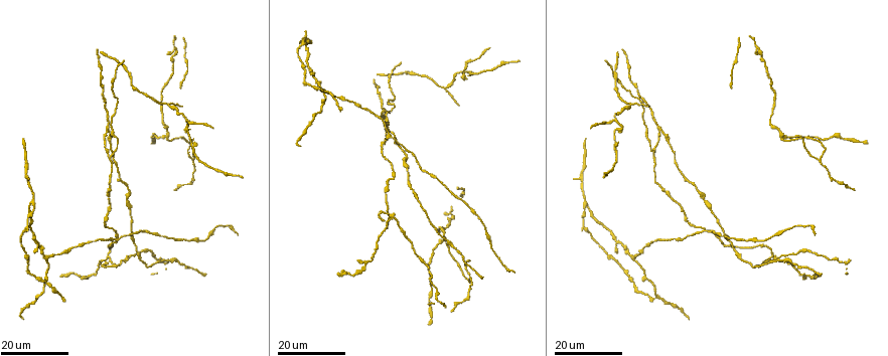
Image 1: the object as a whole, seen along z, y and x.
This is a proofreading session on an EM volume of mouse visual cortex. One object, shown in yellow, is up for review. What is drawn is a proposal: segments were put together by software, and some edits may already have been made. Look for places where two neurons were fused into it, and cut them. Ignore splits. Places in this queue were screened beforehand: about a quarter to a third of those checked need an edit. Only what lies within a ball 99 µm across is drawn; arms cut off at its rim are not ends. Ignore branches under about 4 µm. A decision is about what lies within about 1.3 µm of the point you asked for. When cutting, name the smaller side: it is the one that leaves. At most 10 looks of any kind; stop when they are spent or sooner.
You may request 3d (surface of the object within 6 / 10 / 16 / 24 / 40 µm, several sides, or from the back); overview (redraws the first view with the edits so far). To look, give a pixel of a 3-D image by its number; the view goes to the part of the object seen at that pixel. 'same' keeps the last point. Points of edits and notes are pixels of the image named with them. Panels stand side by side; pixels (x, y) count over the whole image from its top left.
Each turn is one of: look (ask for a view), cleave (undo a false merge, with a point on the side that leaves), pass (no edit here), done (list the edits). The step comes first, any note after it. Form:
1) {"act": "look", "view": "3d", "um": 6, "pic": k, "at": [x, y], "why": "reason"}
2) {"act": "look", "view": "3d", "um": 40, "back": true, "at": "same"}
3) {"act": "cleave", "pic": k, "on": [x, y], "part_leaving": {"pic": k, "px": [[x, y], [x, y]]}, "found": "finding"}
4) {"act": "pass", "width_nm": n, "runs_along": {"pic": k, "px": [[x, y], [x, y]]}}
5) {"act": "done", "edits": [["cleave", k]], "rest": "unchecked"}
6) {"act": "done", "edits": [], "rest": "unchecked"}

{"act": "look", "view": "3d", "um": 16, "pic": 1, "at": [820, 159]}

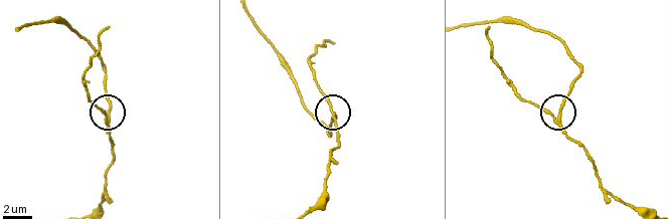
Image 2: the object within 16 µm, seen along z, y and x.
{"act": "look", "view": "3d", "um": 10, "pic": 2, "at": [108, 117]}

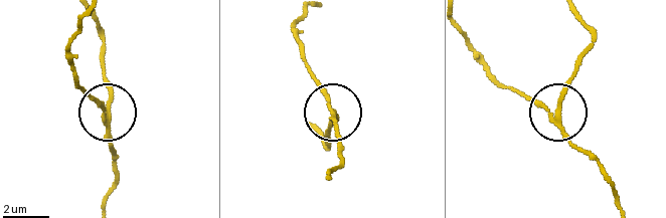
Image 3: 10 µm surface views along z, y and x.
{"act": "cleave", "pic": 3, "on": [92, 98], "arms": 3, "part_leaving": {"pic": 3, "px": [[108, 117], [114, 178], [102, 207]]}, "found": "two neurons meet here"}

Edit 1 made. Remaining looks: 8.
{"act": "look", "view": "overview"}

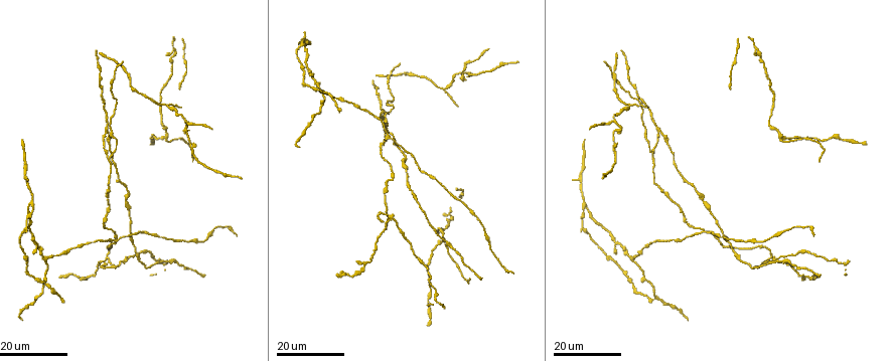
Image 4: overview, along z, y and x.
{"act": "look", "view": "3d", "um": 16, "pic": 4, "at": [780, 137], "why": "branch point"}

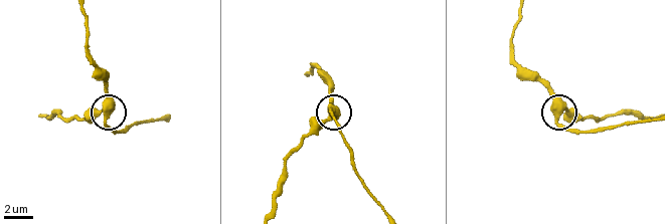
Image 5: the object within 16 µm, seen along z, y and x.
{"act": "look", "view": "3d", "um": 10, "pic": 5, "at": [329, 116]}

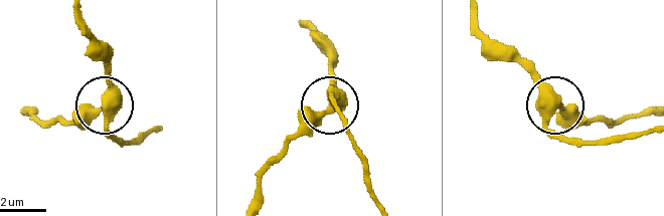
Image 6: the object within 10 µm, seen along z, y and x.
{"act": "pass", "arms": 3, "runs_along": {"pic": 6, "px": [[648, 132], [572, 140], [549, 117], [561, 109], [594, 123]]}, "found": "all the same neuron"}

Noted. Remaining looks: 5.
{"act": "look", "view": "3d", "um": 24, "pic": 4, "at": [168, 107], "why": "three arms meet"}

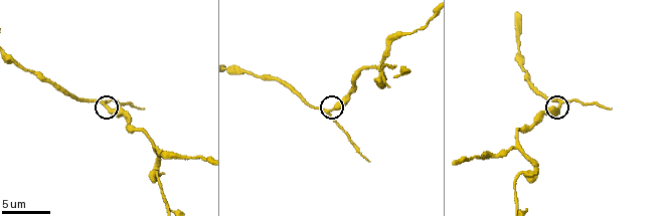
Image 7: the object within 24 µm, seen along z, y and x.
{"act": "look", "view": "3d", "um": 10, "pic": 7, "at": [561, 104]}

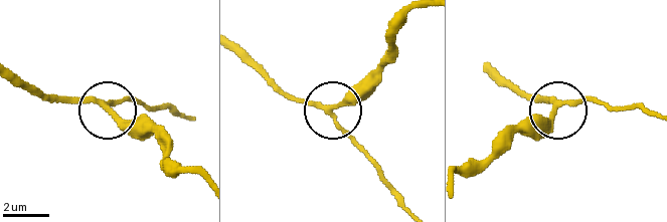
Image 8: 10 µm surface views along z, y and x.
{"act": "pass", "runs_along": {"pic": 8, "px": [[12, 70], [52, 95], [93, 97], [137, 134]]}, "found": "continuous, no second neuron"}

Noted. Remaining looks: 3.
{"act": "look", "view": "3d", "um": 16, "pic": 4, "at": [106, 132], "why": "three-way junction"}

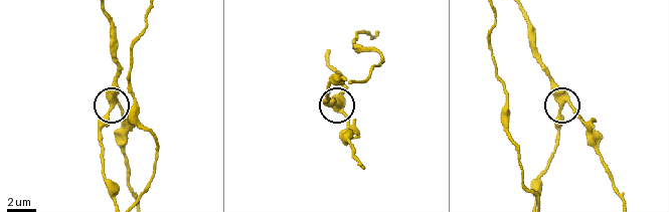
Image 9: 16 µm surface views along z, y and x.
{"act": "look", "view": "3d", "um": 6, "pic": 9, "at": [561, 101]}

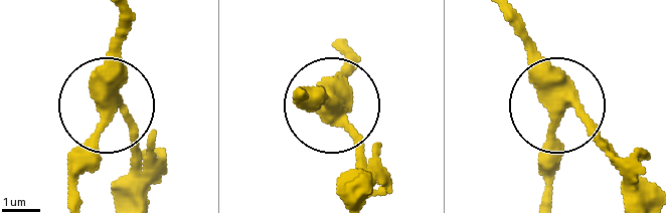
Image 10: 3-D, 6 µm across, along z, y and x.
{"act": "pass", "arms": 3, "runs_along": {"pic": 10, "px": [[647, 180], [563, 99], [557, 74], [512, 17]]}, "found": "one neuron here"}

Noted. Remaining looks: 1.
{"act": "done", "edits": [["cleave", 3]], "rest": "unchecked"}

